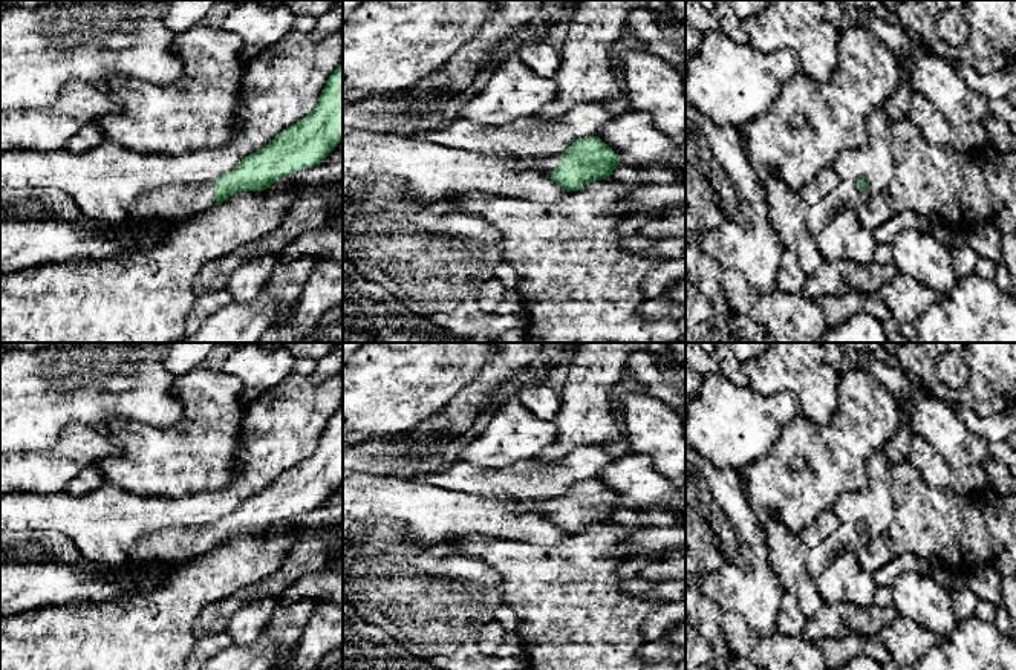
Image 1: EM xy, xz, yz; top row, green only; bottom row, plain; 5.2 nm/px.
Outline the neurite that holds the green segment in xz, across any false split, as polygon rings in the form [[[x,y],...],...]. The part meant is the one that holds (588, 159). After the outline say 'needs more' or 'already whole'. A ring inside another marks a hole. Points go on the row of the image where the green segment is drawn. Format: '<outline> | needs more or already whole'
[[[598,136],[580,138],[563,153],[545,156],[516,156],[513,164],[542,164],[549,168],[551,179],[568,193],[578,191],[594,181],[609,179],[620,161]]] | needs more

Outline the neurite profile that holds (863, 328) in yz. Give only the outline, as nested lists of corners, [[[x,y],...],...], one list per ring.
[[[860,312],[843,324],[828,326],[817,343],[887,343],[887,335],[880,320]]]

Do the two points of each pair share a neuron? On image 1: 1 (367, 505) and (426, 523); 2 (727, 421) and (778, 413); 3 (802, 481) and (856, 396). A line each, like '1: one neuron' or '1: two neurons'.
1: one neuron
2: one neuron
3: one neuron

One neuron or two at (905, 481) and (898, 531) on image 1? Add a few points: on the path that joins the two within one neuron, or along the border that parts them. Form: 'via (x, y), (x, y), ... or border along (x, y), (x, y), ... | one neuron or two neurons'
via (905, 493), (905, 519) | one neuron

